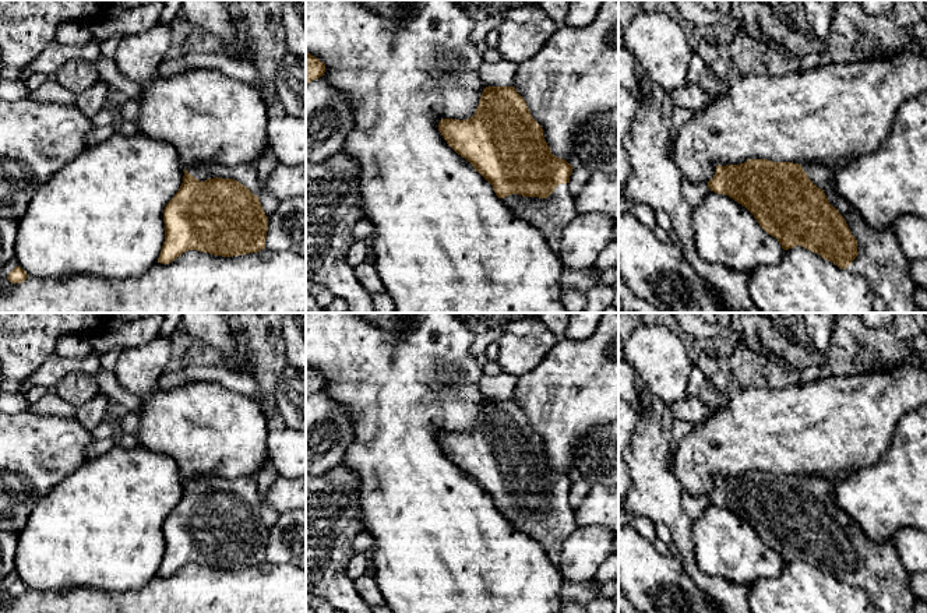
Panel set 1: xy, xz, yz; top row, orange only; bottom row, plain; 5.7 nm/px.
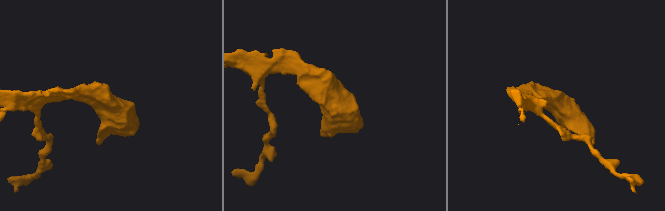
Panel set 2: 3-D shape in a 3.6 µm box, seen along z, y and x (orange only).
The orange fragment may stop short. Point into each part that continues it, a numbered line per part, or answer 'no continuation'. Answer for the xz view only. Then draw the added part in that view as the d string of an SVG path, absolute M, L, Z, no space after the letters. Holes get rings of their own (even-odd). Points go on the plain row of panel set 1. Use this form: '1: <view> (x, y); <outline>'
1: xz (550, 528); M568 496L558 497L547 511L511 507L501 514L515 529L537 540L554 566L558 564L564 539L577 529Z

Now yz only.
1: yz (883, 577); M806 476L801 478L810 493L822 501L829 517L835 519L839 526L845 531L852 547L857 553L857 570L852 574L847 582L866 592L870 600L882 613L914 613L914 595L909 586L909 571L902 564L892 543L880 543L866 536L860 525L842 510L835 500L835 482L824 479L821 476Z

